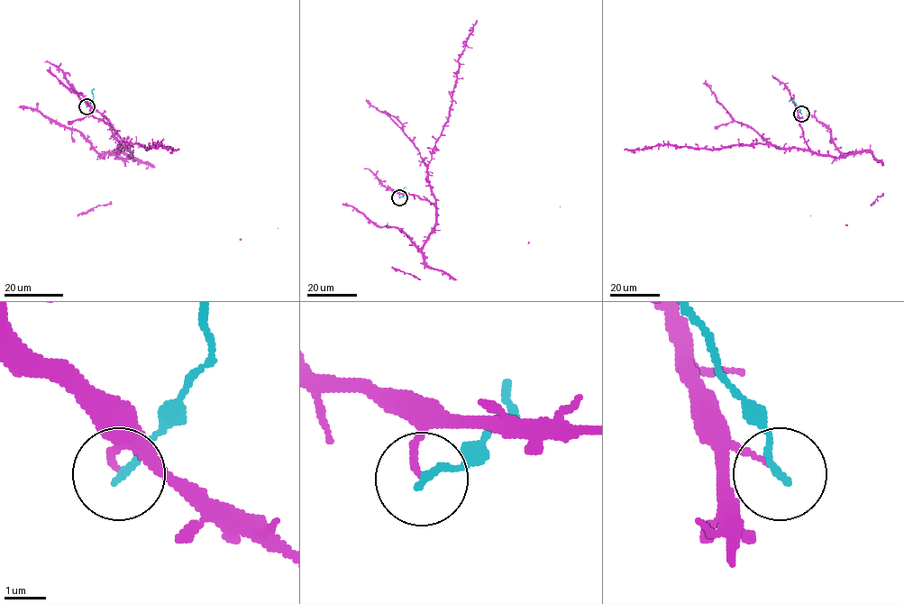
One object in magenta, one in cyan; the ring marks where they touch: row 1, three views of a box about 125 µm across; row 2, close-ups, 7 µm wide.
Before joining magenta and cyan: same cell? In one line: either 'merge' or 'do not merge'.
do not merge

